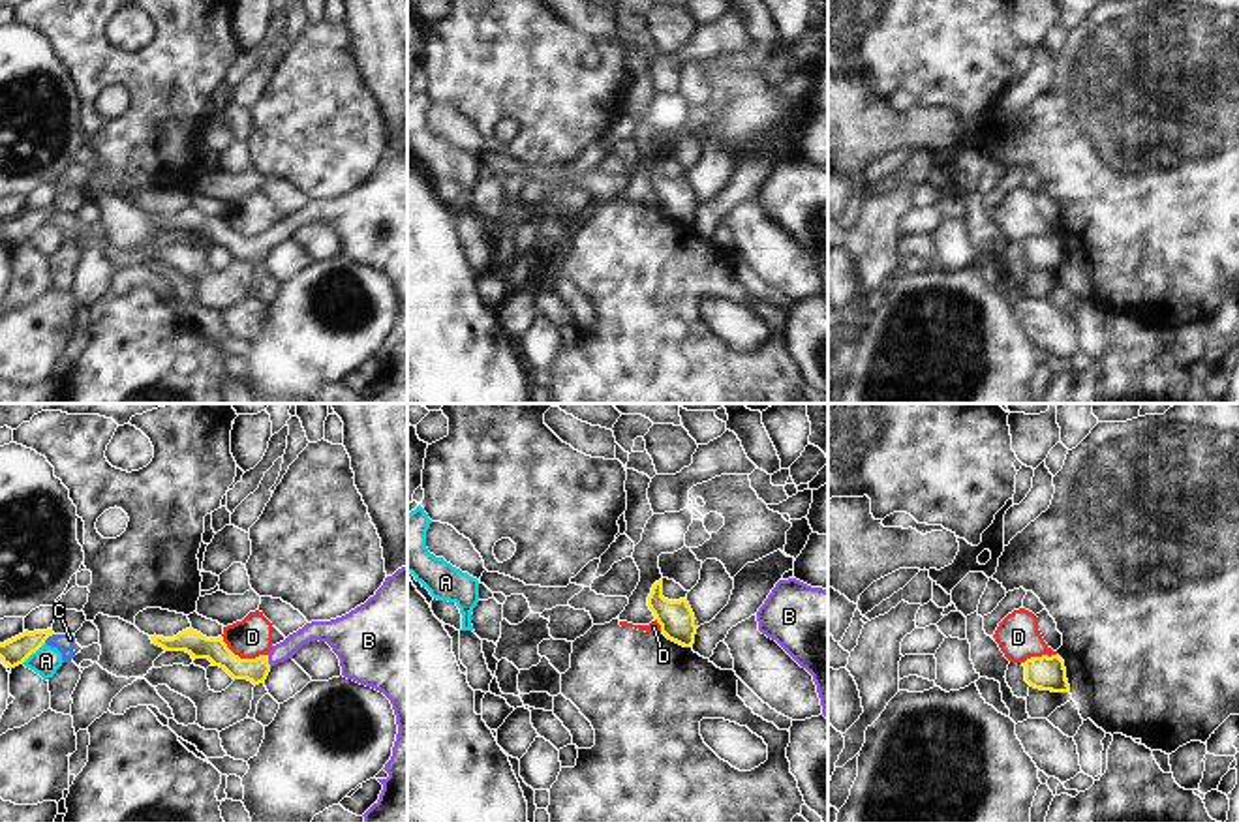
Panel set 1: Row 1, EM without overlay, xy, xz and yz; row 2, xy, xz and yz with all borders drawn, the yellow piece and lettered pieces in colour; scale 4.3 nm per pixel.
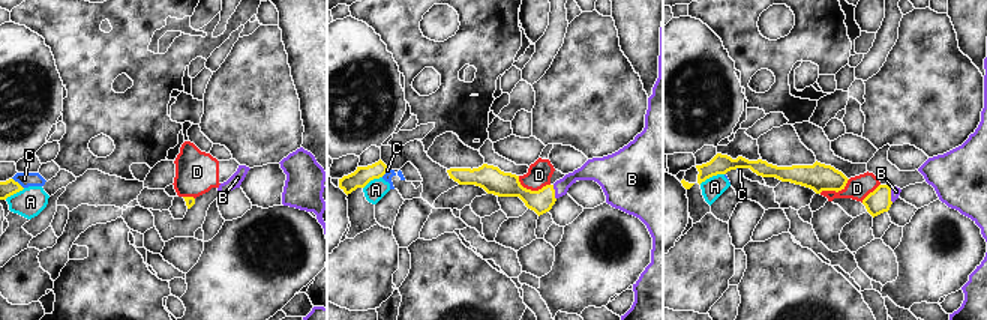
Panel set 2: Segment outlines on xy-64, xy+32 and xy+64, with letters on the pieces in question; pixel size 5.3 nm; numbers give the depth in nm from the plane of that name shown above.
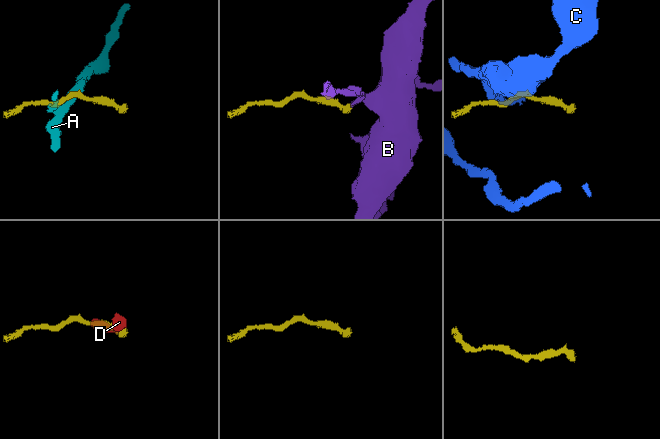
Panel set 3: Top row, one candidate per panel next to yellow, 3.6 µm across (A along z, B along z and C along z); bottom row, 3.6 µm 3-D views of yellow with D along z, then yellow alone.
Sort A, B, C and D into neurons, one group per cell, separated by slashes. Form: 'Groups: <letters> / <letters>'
Groups: A / B / C / D.

